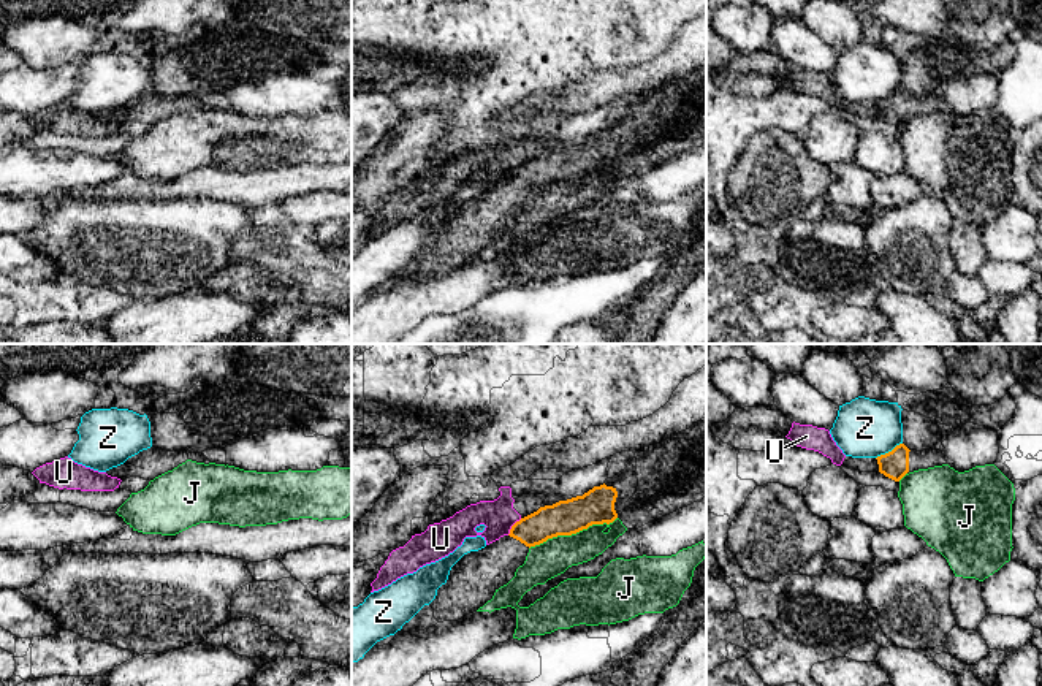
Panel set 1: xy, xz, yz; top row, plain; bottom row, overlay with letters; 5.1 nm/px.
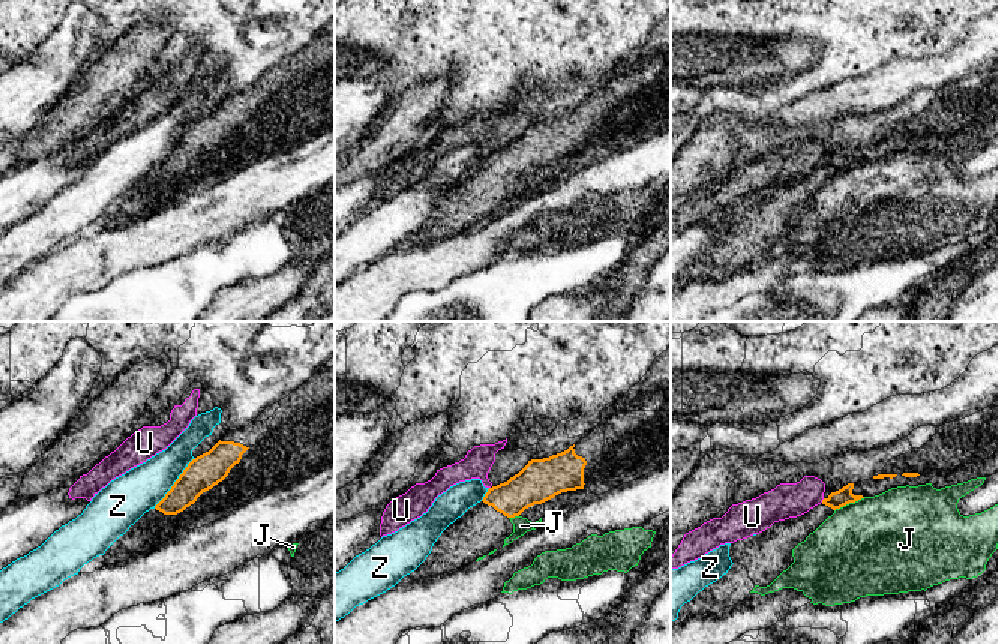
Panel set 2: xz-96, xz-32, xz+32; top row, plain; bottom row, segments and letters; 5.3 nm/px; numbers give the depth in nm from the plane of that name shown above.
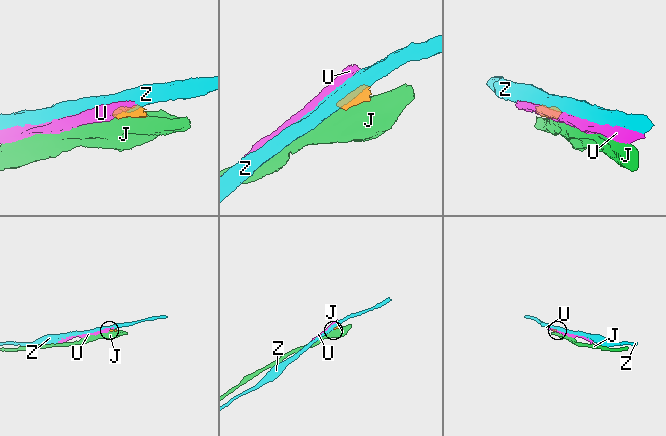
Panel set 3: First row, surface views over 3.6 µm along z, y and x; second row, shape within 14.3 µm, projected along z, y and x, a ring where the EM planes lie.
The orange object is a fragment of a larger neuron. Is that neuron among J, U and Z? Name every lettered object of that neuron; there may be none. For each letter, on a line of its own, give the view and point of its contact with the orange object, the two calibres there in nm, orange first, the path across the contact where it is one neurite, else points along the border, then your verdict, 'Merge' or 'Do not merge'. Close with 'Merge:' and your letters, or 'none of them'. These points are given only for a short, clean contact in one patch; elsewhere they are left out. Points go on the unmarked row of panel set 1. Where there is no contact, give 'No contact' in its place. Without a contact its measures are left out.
J: Touches orange at xz (572, 178). Thickness 180 nm (orange) against 190 nm. Boundary: xz (616, 162), (529, 194). Do not merge
U: Touches orange at xz (512, 171). Thickness 170 nm (orange) against 170 nm. Boundary: xz (521, 163), (507, 179). Do not merge
Z: Touches orange at yz (889, 97). Thickness 140 nm (orange) against 300 nm. Boundary: yz (901, 87), (876, 103). Do not merge
Merge: none of them

